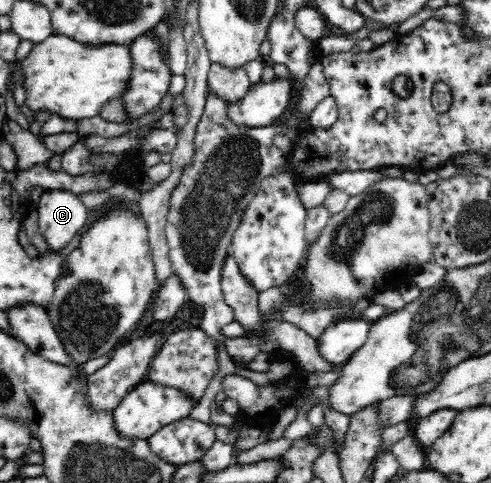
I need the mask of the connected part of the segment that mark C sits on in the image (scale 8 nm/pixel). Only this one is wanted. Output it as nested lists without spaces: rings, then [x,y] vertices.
[[[61,188],[43,190],[36,207],[39,231],[53,249],[53,254],[61,251],[61,247],[65,247],[77,235],[77,232],[87,225],[87,220],[93,217],[93,213],[87,210],[78,194]]]

